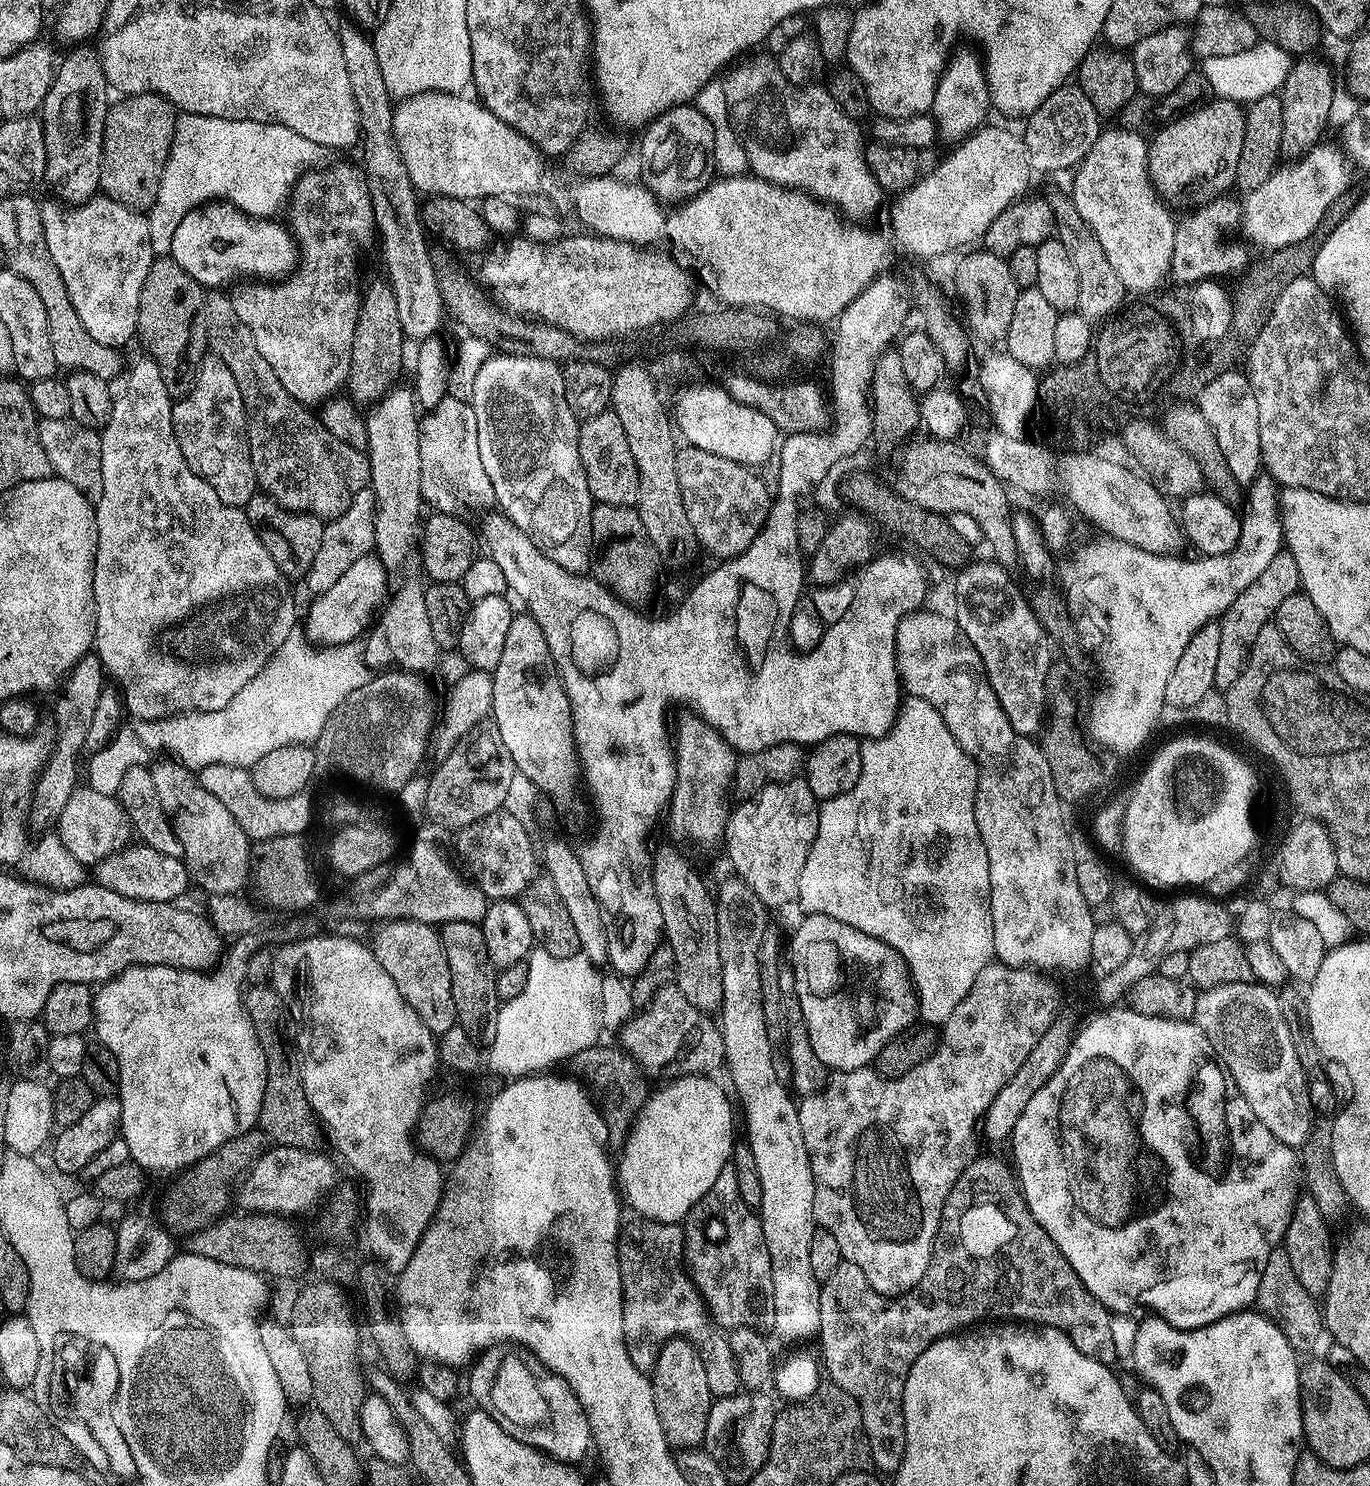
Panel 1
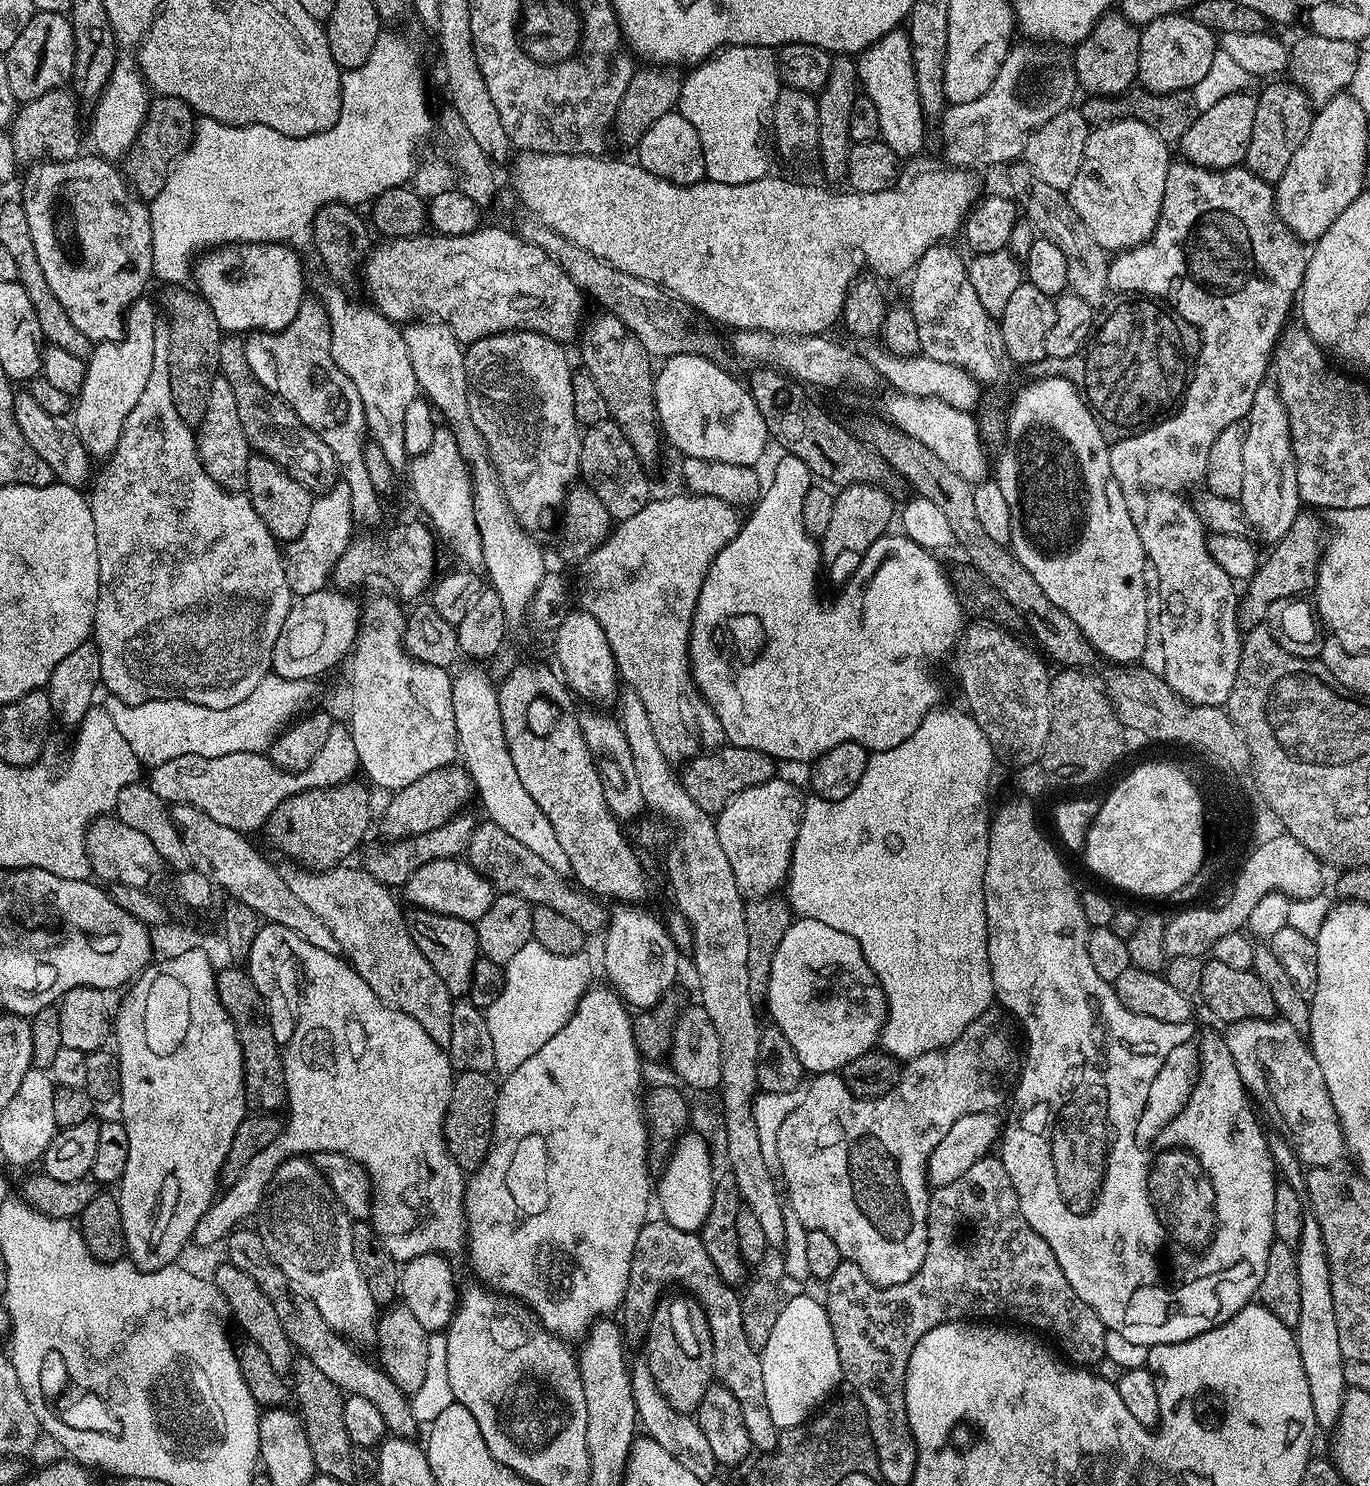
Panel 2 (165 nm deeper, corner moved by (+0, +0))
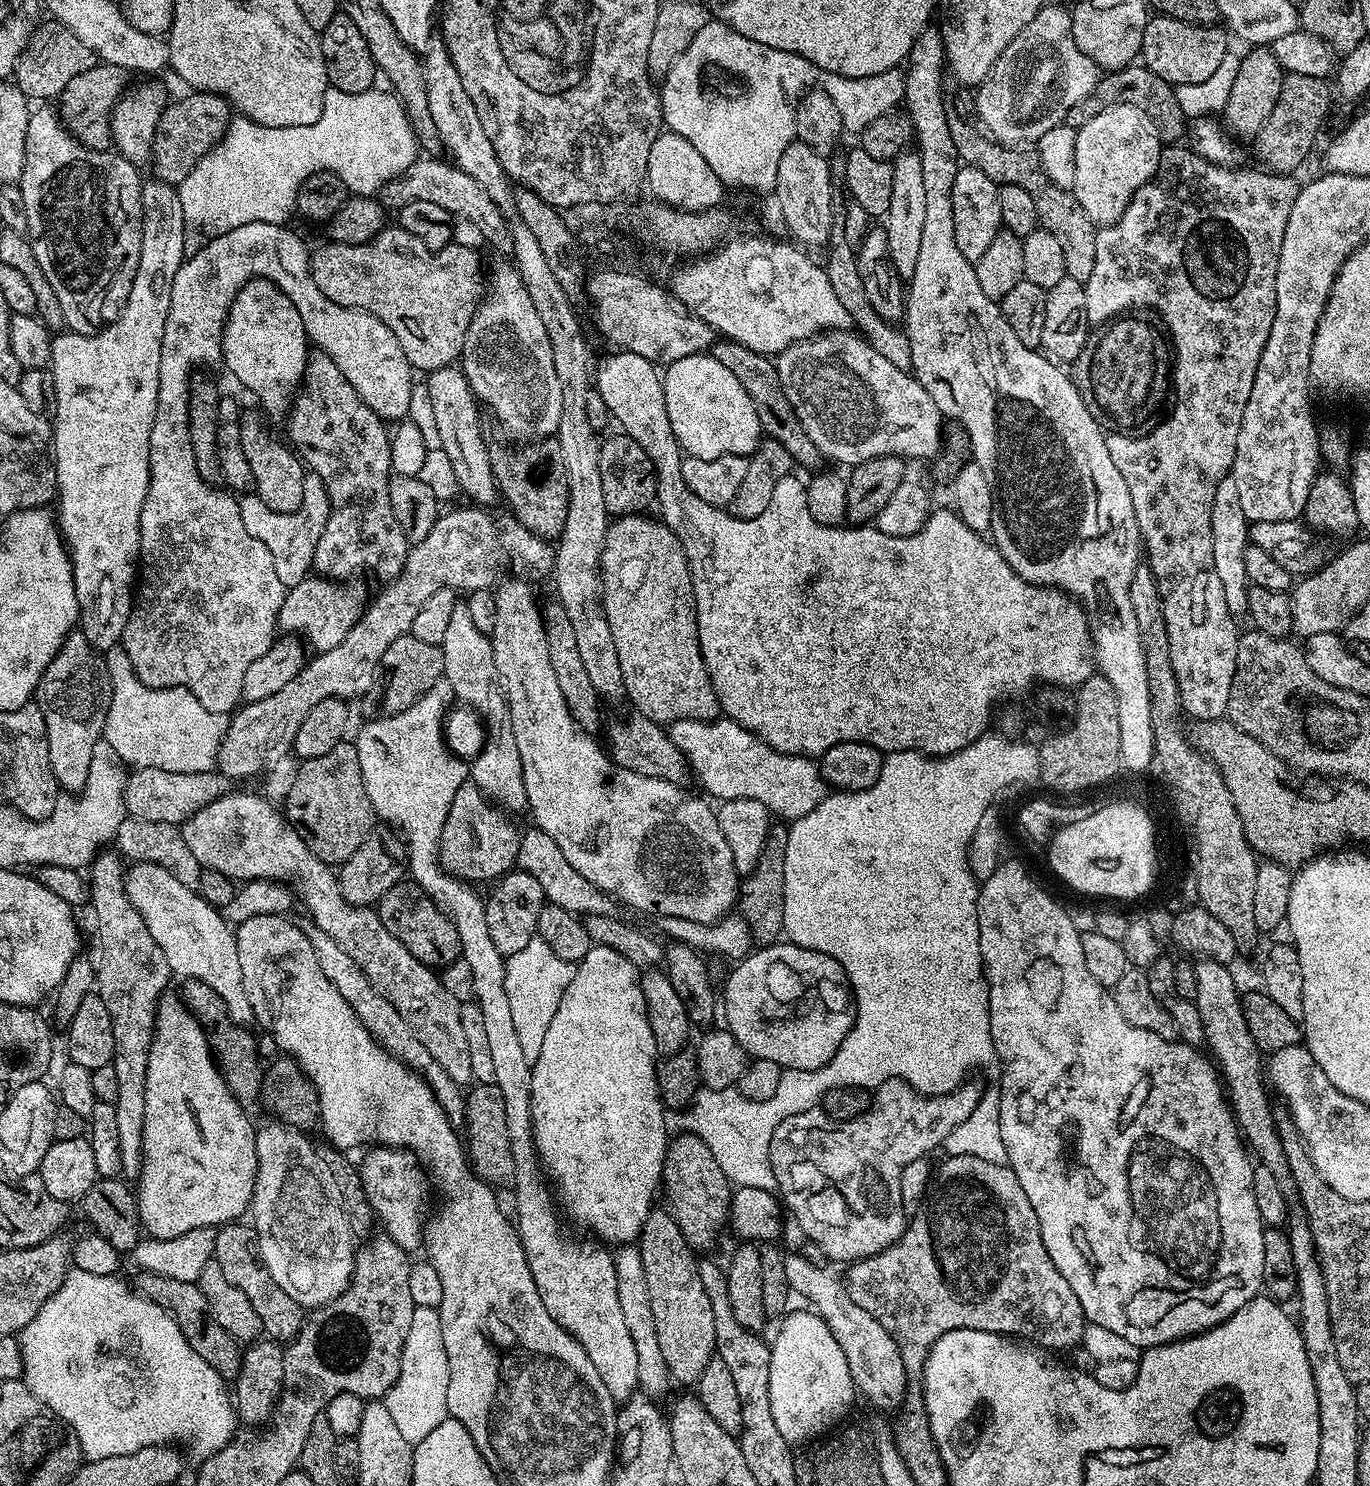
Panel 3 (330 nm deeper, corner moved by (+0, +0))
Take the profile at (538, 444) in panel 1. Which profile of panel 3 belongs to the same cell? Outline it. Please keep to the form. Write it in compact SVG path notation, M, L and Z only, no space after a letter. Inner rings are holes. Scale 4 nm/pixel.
M511 259L493 262L492 276L490 272L486 284L486 295L481 299L480 307L470 322L470 330L466 330L464 351L460 354L458 364L470 382L477 401L492 407L492 416L509 436L509 441L521 445L555 437L558 422L562 422L562 385L554 370L550 334L546 334L546 326L542 326L542 318L538 318L538 310L534 310L534 302L530 302L530 294L526 294L526 286L522 286L522 278Z

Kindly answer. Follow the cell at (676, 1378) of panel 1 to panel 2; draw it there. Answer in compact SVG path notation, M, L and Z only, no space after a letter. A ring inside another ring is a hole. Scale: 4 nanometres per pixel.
M687 1294L679 1295L665 1295L656 1304L646 1333L646 1345L648 1344L646 1361L650 1372L653 1374L654 1382L660 1387L670 1406L676 1411L692 1414L695 1413L696 1407L702 1402L702 1394L706 1394L706 1390L714 1383L712 1331L701 1304Z

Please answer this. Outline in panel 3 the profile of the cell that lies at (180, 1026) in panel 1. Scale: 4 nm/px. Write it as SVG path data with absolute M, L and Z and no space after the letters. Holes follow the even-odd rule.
M165 994L160 997L156 1005L156 1032L152 1035L152 1045L148 1051L148 1065L146 1066L146 1112L142 1126L142 1150L144 1151L144 1165L140 1171L138 1187L135 1189L136 1205L140 1211L140 1223L143 1231L154 1240L169 1240L178 1238L182 1234L190 1234L190 1230L199 1228L216 1228L239 1221L240 1216L249 1211L252 1195L256 1192L256 1128L247 1116L245 1105L234 1098L234 1094L226 1086L224 1076L219 1070L215 1055L212 1051L210 1037L196 1017L188 1011L188 1005L179 995Z

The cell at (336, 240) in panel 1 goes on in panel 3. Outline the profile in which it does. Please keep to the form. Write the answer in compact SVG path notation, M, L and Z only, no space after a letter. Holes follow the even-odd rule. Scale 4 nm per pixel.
M316 350L308 357L304 379L301 380L292 406L288 409L286 423L288 423L289 436L287 436L287 439L290 441L291 447L294 449L296 455L304 461L310 471L318 474L318 478L322 478L322 482L326 486L326 492L330 498L330 518L326 522L326 530L322 534L322 538L318 538L318 550L314 550L313 569L321 577L333 582L351 581L353 578L359 577L356 576L359 572L373 572L374 575L381 576L384 582L395 580L397 574L404 568L410 545L406 534L402 534L402 526L398 526L398 518L394 518L394 510L390 510L390 482L388 479L394 473L392 471L392 463L390 462L390 432L384 429L387 428L385 421L381 420L378 414L374 414L374 410L370 410L370 406L366 406L366 402L362 402L362 398L358 398L354 386L350 386L350 382L346 382L346 374L342 374L342 370L338 370L338 366L334 366L334 358L330 358L324 352Z

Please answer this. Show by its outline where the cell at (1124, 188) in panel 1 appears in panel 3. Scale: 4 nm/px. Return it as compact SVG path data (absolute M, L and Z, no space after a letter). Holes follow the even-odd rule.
M1110 106L1110 110L1102 110L1102 114L1097 114L1090 118L1082 127L1076 129L1076 145L1074 146L1074 186L1070 189L1078 198L1082 210L1091 218L1093 224L1103 226L1112 224L1130 206L1134 194L1150 178L1160 171L1160 153L1162 151L1162 141L1158 133L1154 130L1154 122L1142 114L1142 110L1130 106Z

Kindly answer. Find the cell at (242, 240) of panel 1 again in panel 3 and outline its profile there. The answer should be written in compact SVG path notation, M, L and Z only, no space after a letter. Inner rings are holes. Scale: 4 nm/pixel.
M254 279L242 286L234 298L224 323L224 337L222 338L222 364L232 371L232 376L248 392L256 395L256 400L272 416L287 417L293 399L304 379L304 371L308 365L310 355L310 341L306 330L302 326L302 314L282 294L282 290L271 280Z

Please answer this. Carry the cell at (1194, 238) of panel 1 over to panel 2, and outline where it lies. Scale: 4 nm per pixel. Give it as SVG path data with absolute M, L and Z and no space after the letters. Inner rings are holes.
M1176 158L1168 166L1166 190L1162 194L1162 208L1160 216L1156 219L1156 228L1152 231L1151 238L1136 248L1129 248L1113 255L1108 262L1108 287L1113 293L1124 291L1120 293L1139 294L1163 302L1186 323L1191 324L1196 329L1198 337L1198 351L1194 357L1192 374L1188 377L1188 389L1184 392L1184 399L1180 401L1179 408L1172 415L1167 416L1162 423L1156 424L1136 436L1115 441L1108 449L1110 470L1114 474L1114 482L1118 482L1118 490L1122 490L1122 498L1126 498L1126 510L1130 510L1130 519L1134 521L1134 526L1138 530L1138 538L1142 538L1142 546L1147 559L1150 561L1151 567L1152 564L1156 567L1156 576L1160 579L1160 596L1164 599L1164 613L1160 616L1160 648L1164 651L1162 675L1164 681L1191 704L1214 706L1215 708L1227 705L1230 690L1234 690L1234 678L1238 678L1238 662L1242 643L1242 604L1238 599L1238 592L1236 596L1237 581L1232 580L1230 574L1226 574L1226 570L1222 570L1222 566L1218 566L1218 562L1214 562L1208 549L1209 533L1206 531L1206 525L1196 512L1195 503L1191 499L1187 500L1183 496L1183 492L1191 484L1199 485L1203 481L1210 462L1210 450L1214 450L1214 442L1217 441L1218 434L1222 434L1222 430L1226 430L1226 426L1240 424L1247 417L1250 406L1254 402L1254 394L1258 390L1258 386L1265 383L1264 374L1267 370L1269 373L1270 357L1273 355L1285 327L1284 319L1287 318L1291 306L1293 309L1294 301L1297 299L1300 288L1304 285L1309 255L1309 249L1305 247L1300 237L1295 236L1280 220L1280 216L1276 212L1276 194L1273 185L1258 178L1244 166L1219 170L1199 168L1197 164L1189 164L1183 158Z

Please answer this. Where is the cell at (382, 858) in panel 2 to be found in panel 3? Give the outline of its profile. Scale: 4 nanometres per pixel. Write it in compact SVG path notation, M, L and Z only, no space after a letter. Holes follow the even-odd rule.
M465 782L458 786L454 802L450 802L450 814L446 814L446 826L442 826L441 866L452 876L469 882L494 882L505 872L513 871L522 832L511 819L515 820L501 805L489 800L478 785Z

